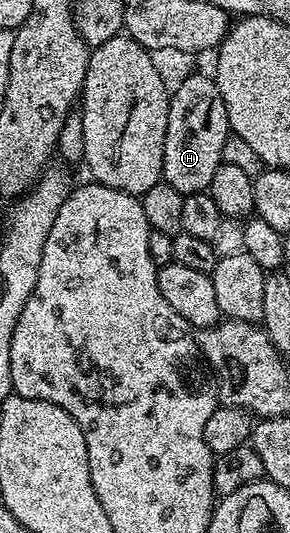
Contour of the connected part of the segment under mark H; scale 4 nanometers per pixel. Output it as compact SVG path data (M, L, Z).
M212 75L189 76L169 98L166 142L163 146L162 177L164 183L183 194L208 189L215 170L222 164L225 139L231 135L227 106Z

